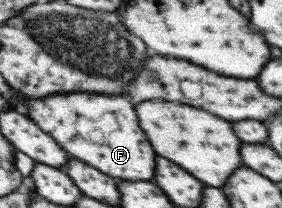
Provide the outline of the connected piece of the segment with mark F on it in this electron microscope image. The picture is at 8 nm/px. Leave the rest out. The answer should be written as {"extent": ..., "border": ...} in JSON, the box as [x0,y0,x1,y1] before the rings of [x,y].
{"extent":[27,93,155,182],"border":[[[59,93],[55,98],[29,98],[27,107],[35,123],[47,130],[71,156],[103,170],[104,174],[131,182],[154,182],[155,156],[151,142],[139,126],[136,105],[123,96]]]}

